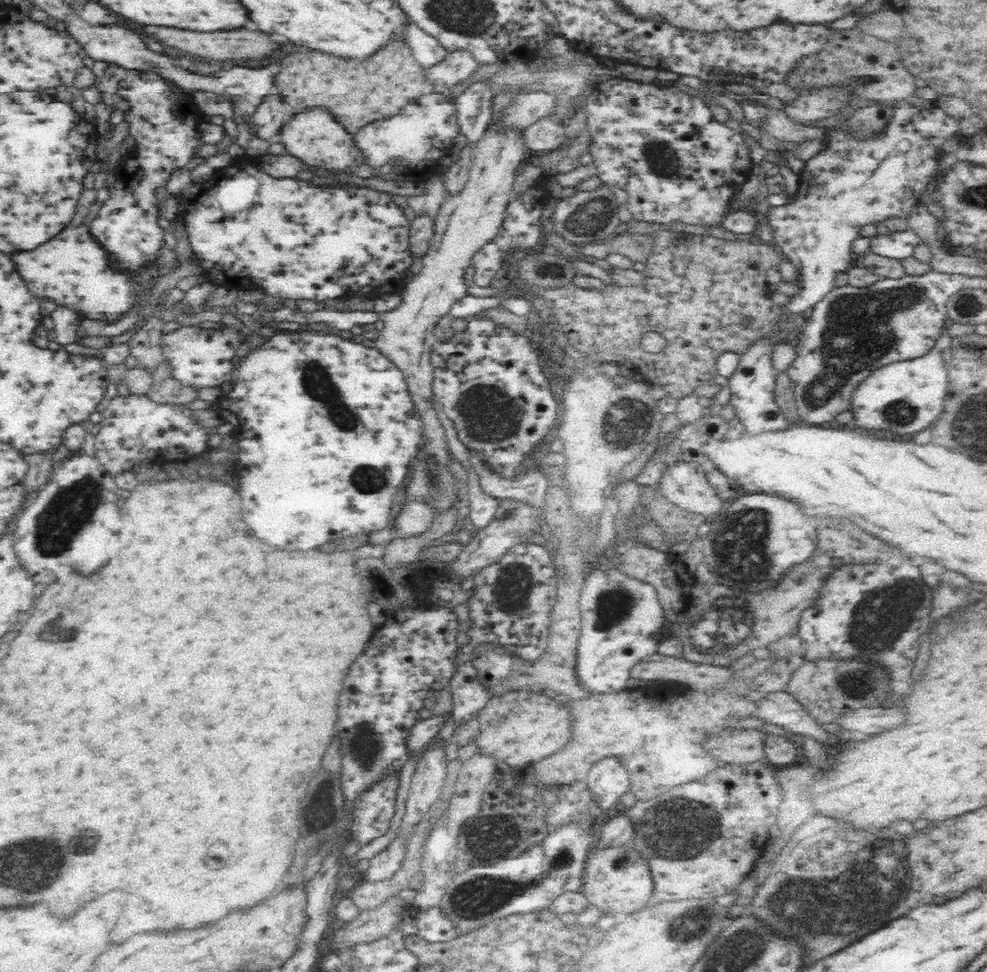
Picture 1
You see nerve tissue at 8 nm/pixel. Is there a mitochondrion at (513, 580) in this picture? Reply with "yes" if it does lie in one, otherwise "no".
yes

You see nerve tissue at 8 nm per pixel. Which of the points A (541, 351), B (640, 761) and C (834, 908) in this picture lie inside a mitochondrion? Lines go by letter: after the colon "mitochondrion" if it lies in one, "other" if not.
A: other
B: other
C: mitochondrion

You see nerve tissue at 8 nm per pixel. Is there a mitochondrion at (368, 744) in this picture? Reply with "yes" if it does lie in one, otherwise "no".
yes

